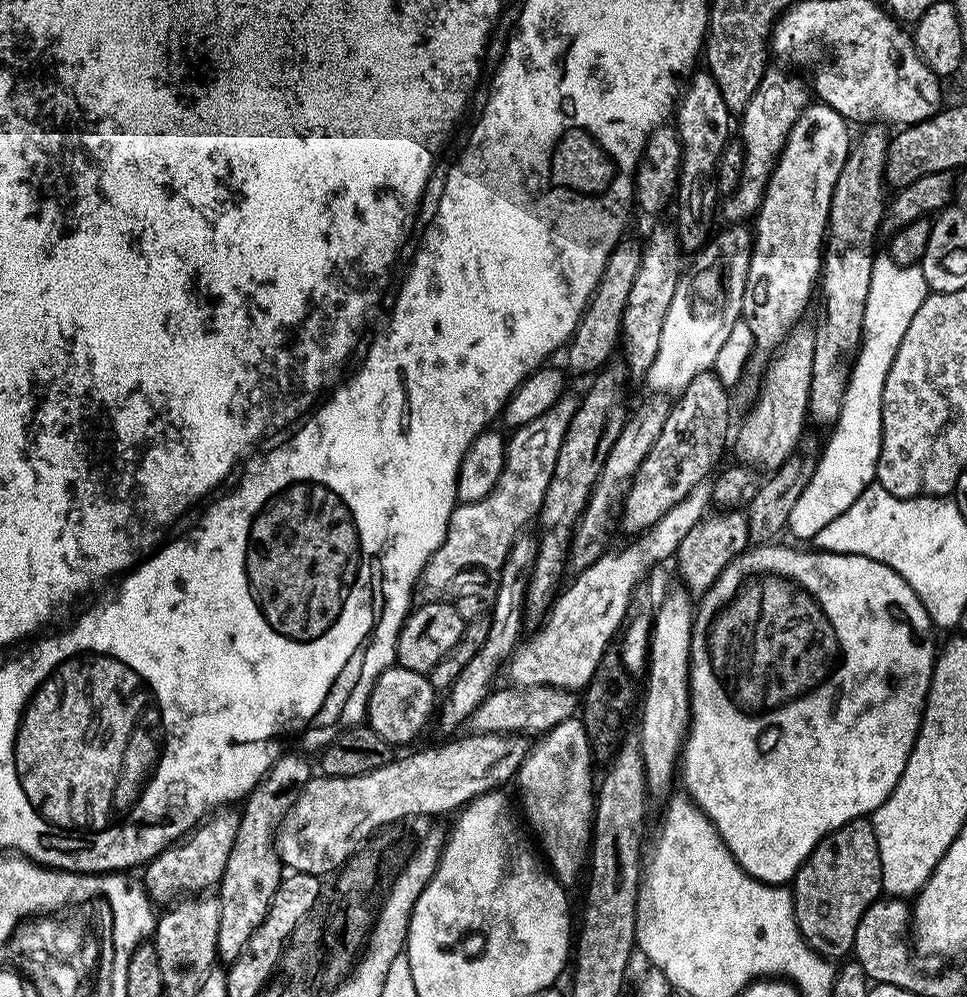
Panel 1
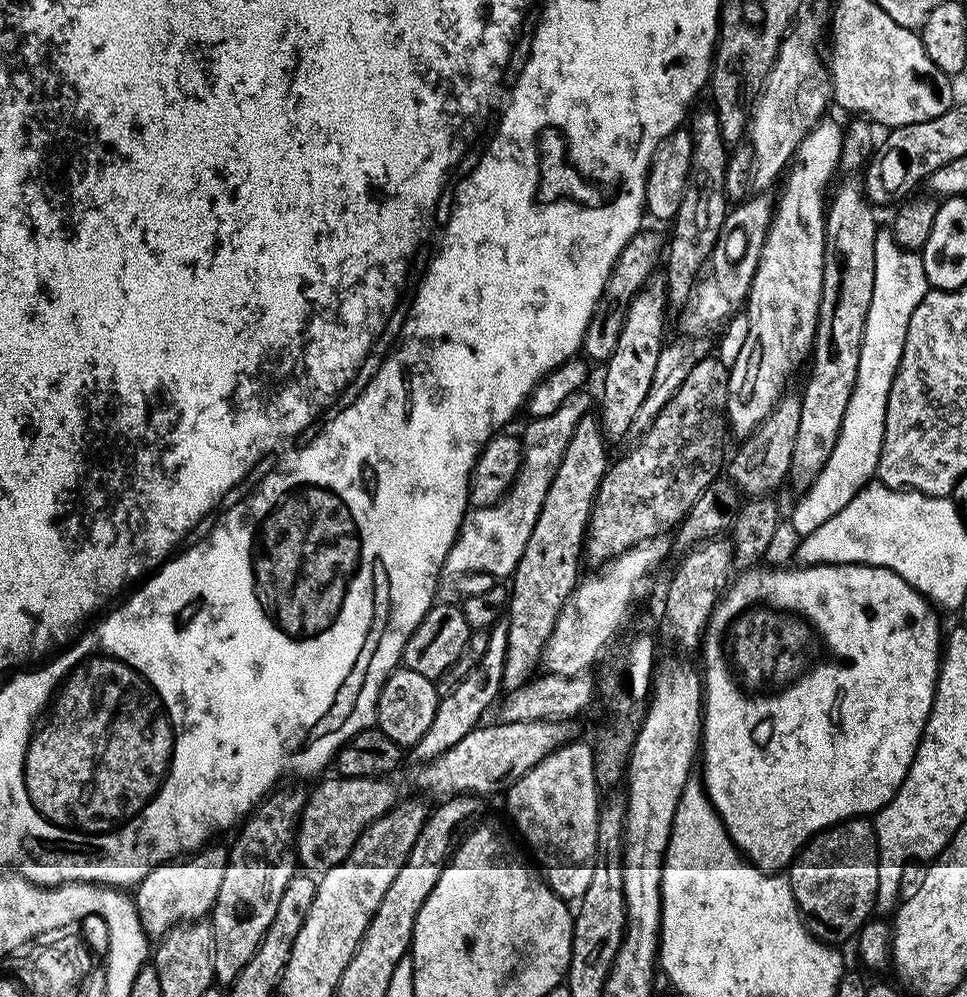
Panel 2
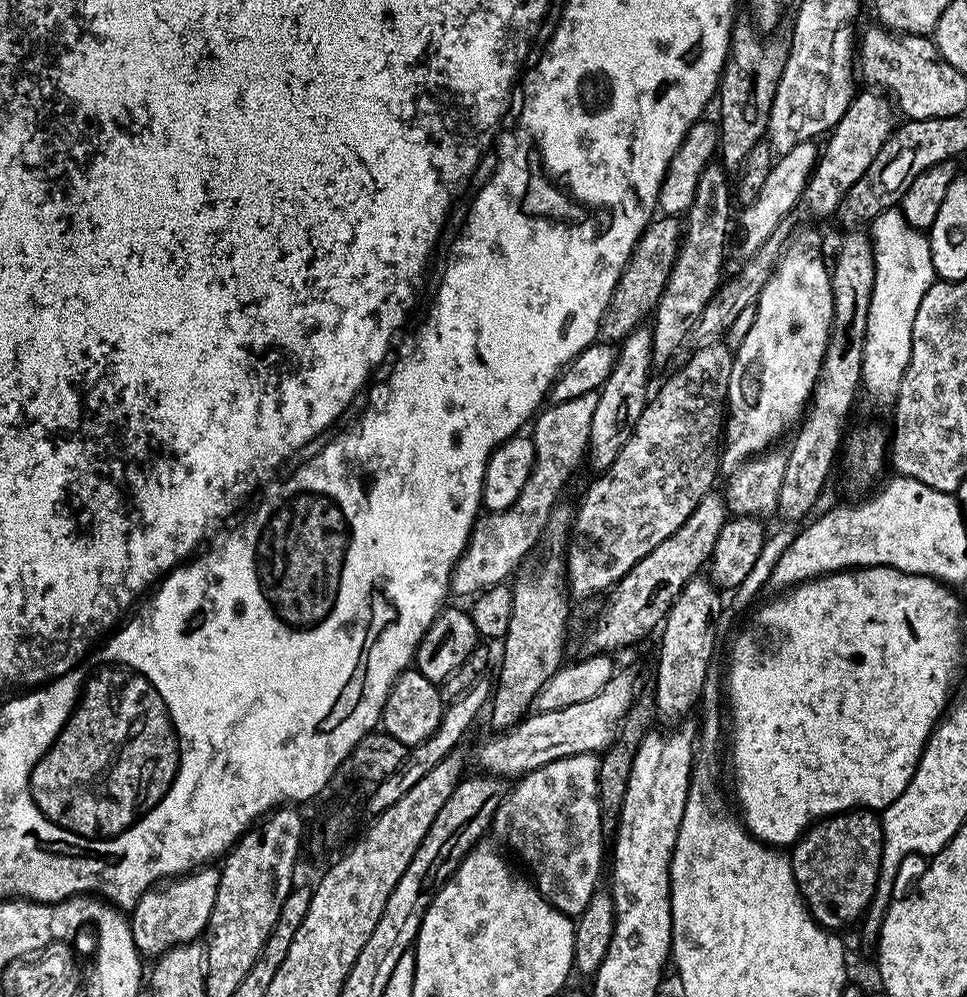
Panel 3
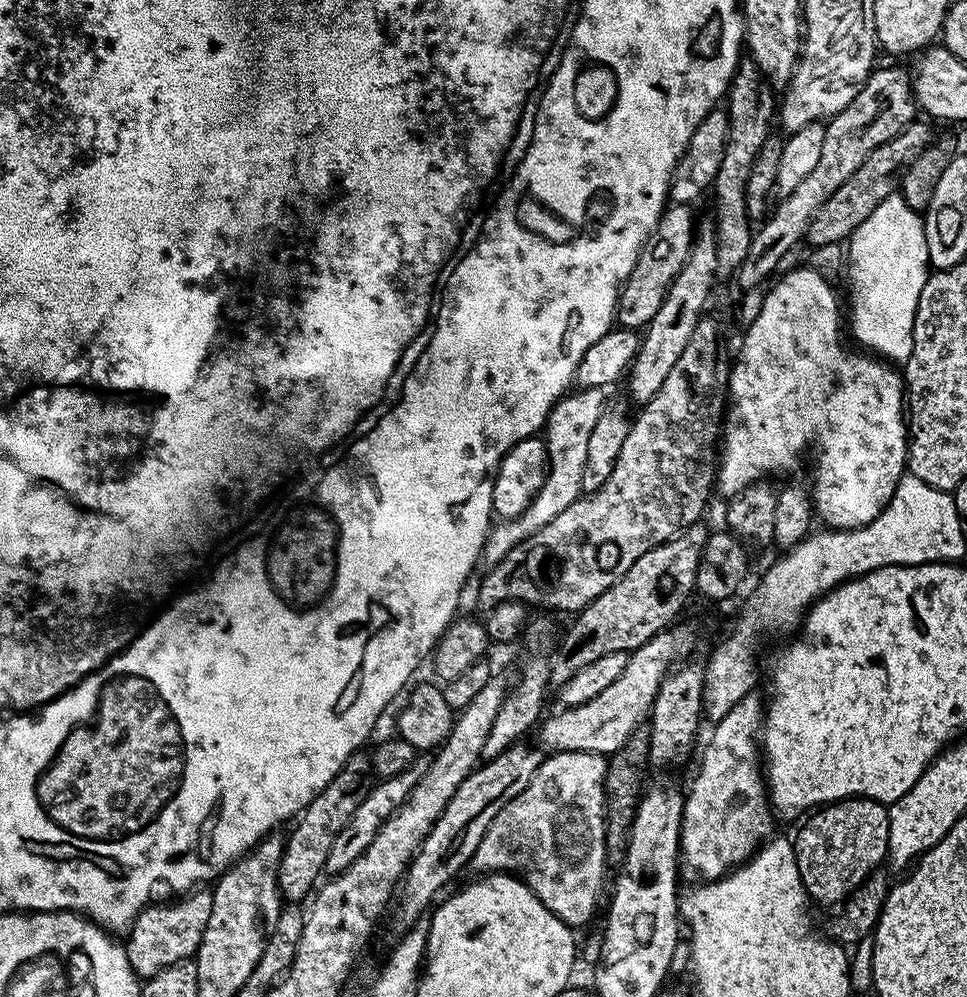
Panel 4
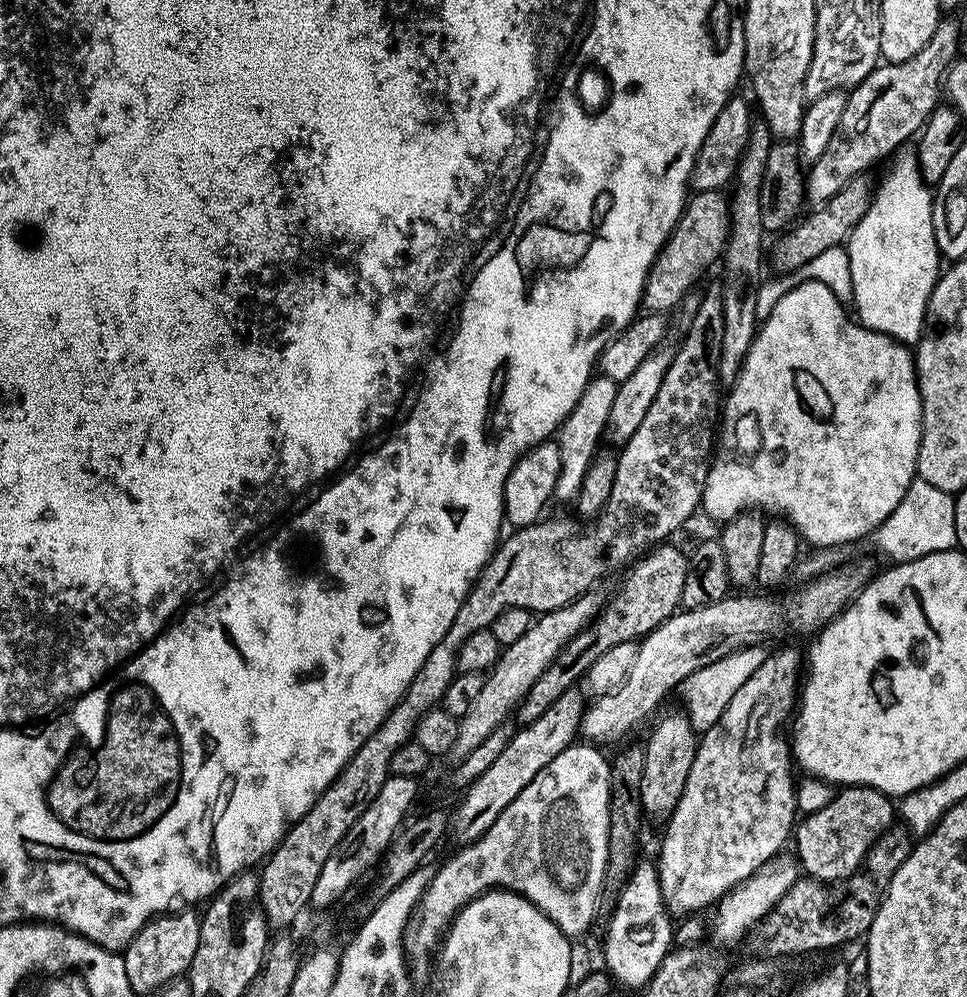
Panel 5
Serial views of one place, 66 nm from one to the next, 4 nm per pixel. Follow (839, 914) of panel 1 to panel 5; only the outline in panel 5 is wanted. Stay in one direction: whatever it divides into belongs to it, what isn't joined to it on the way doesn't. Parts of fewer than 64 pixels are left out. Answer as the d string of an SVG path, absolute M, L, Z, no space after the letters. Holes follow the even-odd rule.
M863 786L841 787L826 806L805 815L795 825L795 859L805 877L820 880L823 884L836 884L859 870L868 851L893 824L893 797Z

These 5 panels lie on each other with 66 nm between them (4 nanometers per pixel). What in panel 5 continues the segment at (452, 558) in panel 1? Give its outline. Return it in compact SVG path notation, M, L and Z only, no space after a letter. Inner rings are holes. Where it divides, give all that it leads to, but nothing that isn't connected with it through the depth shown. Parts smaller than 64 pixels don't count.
M603 374L593 375L588 381L586 390L582 390L582 398L570 410L570 414L560 423L560 427L554 437L558 446L558 454L562 454L562 470L556 483L555 499L575 501L576 492L582 486L582 478L586 478L586 470L596 457L598 449L604 440L604 427L610 418L610 410L614 407L614 394L617 381Z

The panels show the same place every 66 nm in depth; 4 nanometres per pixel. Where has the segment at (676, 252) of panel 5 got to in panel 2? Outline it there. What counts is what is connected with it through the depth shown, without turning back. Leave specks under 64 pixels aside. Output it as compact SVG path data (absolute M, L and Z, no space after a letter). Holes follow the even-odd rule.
M647 230L636 232L634 238L630 238L630 242L622 246L622 254L618 254L618 262L614 262L612 273L604 287L604 295L600 297L594 314L586 326L582 352L589 361L607 362L610 354L614 354L614 346L618 346L618 334L622 330L628 304L638 294L640 287L659 269L656 267L659 264L661 267L665 252L665 237L663 235L660 237L656 232L647 232Z

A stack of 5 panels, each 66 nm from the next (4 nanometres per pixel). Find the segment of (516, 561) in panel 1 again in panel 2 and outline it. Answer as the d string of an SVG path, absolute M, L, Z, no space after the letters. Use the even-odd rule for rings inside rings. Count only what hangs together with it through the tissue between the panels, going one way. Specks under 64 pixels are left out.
M500 619L495 626L487 629L487 634L486 654L482 654L478 666L474 666L474 670L470 670L470 674L466 674L466 678L462 678L462 682L458 682L454 690L450 690L450 694L440 697L438 710L434 710L434 722L430 722L426 734L422 734L422 738L418 738L418 742L411 746L413 765L428 764L434 758L446 754L446 750L450 750L450 746L456 745L457 742L462 742L462 738L466 738L470 730L481 727L488 707L492 703L493 707L501 699L506 670L507 619Z

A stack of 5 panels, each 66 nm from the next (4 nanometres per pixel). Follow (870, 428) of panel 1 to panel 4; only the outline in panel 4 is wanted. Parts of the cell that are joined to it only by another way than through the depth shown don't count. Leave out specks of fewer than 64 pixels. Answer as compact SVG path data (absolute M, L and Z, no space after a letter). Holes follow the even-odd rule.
M903 195L888 196L847 241L848 256L852 259L852 332L861 349L889 361L906 362L912 353L914 318L922 290L930 275L928 243L924 229L925 217L908 205Z

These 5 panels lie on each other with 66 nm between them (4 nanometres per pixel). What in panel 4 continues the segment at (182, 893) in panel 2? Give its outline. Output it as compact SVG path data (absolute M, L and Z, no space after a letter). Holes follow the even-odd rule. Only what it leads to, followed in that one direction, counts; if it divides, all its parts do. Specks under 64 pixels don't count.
M193 890L176 898L173 904L156 903L149 903L148 907L140 911L126 933L130 966L140 978L157 976L166 966L192 960L202 942L202 934L206 934L206 922L210 922L211 891Z

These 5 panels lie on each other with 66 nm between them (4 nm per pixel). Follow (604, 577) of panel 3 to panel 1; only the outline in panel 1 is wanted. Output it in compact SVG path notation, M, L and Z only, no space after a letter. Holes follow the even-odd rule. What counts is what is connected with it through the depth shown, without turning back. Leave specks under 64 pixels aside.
M709 370L698 374L684 392L675 397L661 434L638 466L625 495L618 515L620 528L622 526L631 534L639 534L654 526L666 510L682 502L694 486L705 483L713 475L712 467L719 462L724 447L730 444L728 394L729 389L714 371Z

